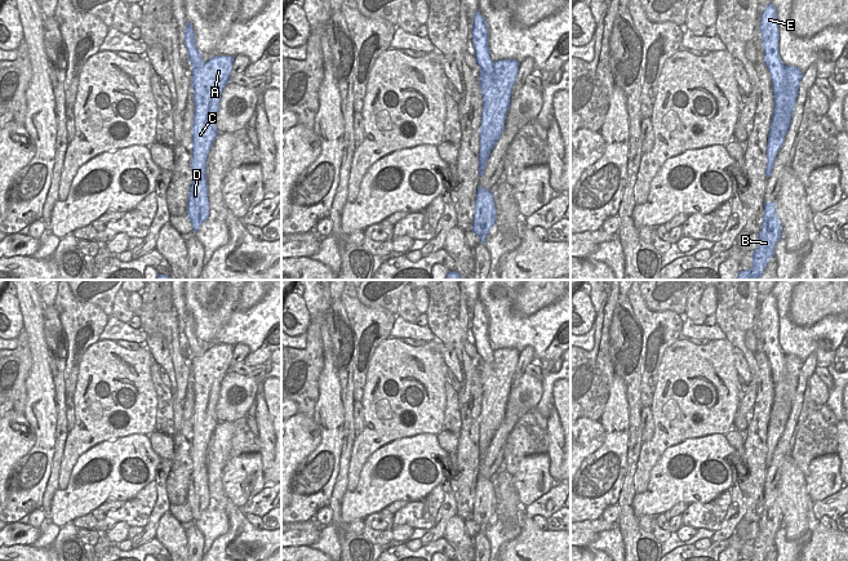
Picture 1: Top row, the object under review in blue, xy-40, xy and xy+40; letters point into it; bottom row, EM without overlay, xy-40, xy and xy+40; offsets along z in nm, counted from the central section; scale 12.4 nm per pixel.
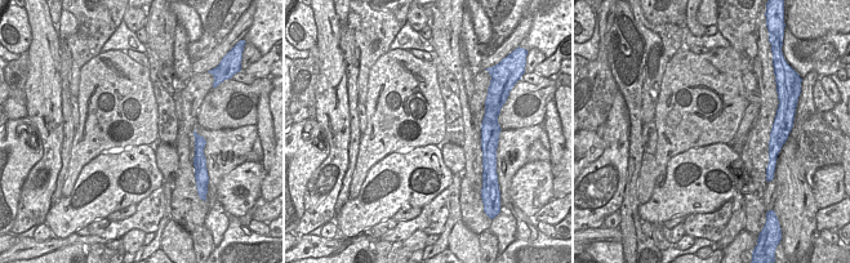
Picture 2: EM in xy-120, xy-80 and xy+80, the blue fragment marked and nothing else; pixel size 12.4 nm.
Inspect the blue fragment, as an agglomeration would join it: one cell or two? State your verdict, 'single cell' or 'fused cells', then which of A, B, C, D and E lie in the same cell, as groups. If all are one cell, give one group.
fused cells; A B C D / E

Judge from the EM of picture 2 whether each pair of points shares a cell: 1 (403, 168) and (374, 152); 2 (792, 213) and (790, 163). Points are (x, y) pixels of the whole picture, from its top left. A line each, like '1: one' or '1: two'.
1: two
2: one

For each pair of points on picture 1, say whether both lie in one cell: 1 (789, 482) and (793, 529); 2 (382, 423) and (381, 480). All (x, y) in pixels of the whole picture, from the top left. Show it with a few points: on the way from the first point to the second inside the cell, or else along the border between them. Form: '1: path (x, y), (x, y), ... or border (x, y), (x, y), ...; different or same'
1: path (791, 494), (793, 517); same
2: border (412, 437), (399, 437), (380, 446), (362, 467); different

